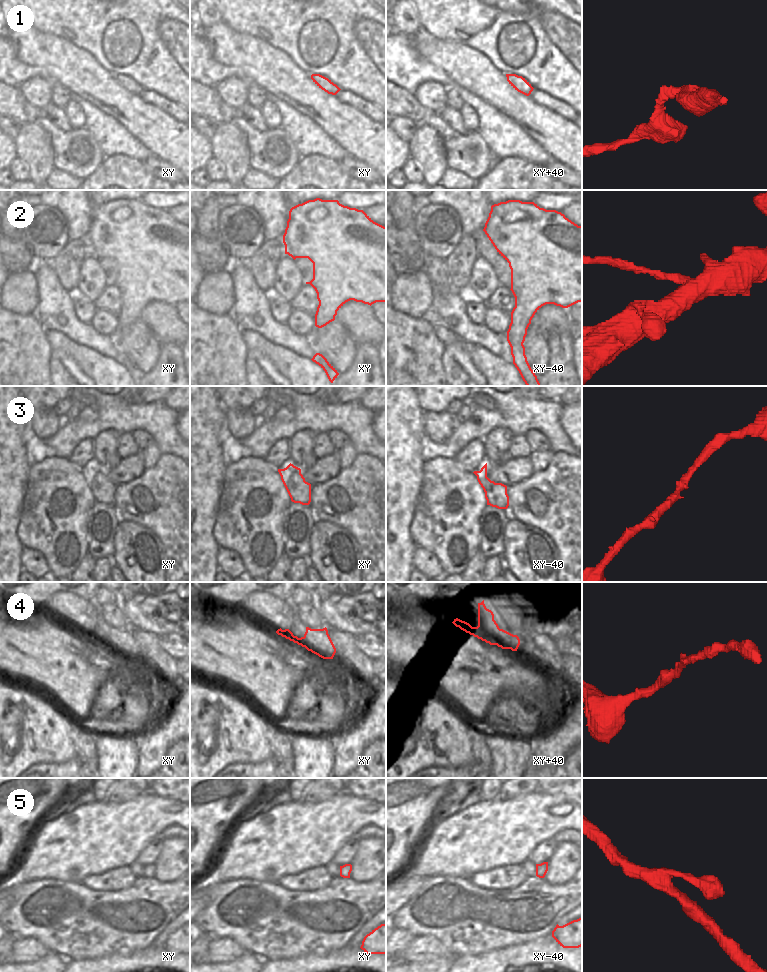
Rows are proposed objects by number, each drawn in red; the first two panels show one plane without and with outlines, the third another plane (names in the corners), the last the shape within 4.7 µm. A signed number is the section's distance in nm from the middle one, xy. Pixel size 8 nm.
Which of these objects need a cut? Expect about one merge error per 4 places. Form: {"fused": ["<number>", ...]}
{"fused": ["2"]}

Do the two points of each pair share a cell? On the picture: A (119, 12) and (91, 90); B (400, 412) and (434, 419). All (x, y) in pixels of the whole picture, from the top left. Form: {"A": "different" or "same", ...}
{"A": "different", "B": "different"}

